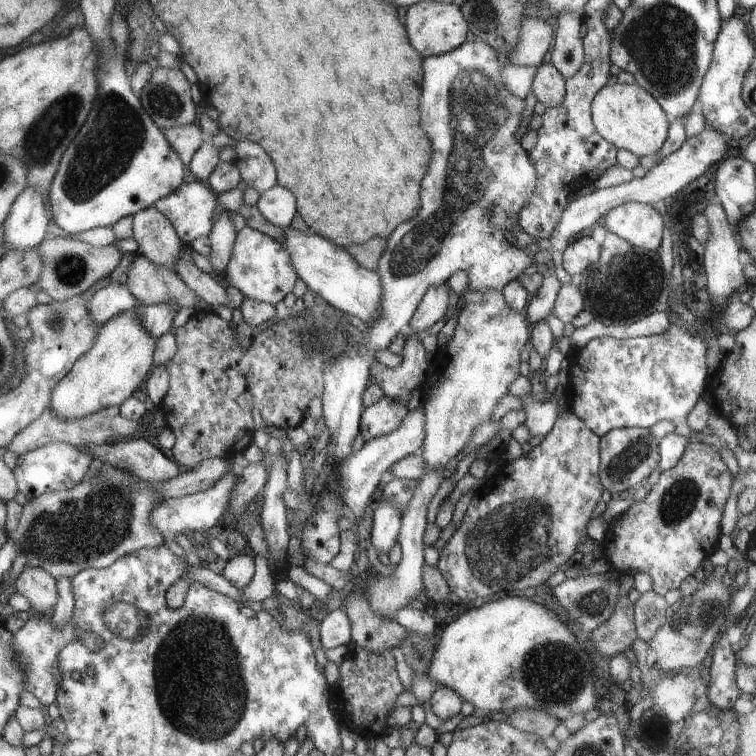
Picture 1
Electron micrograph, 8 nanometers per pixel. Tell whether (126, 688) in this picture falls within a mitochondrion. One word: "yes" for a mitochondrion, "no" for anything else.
no

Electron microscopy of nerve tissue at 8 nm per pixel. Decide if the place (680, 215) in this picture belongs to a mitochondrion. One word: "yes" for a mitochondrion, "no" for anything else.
no

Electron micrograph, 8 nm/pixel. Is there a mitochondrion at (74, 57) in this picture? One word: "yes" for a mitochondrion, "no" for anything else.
no

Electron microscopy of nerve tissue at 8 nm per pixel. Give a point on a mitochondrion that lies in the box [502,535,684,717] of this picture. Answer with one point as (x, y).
(546, 672)

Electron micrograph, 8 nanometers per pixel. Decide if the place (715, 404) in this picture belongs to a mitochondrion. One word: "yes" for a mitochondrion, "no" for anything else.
no

